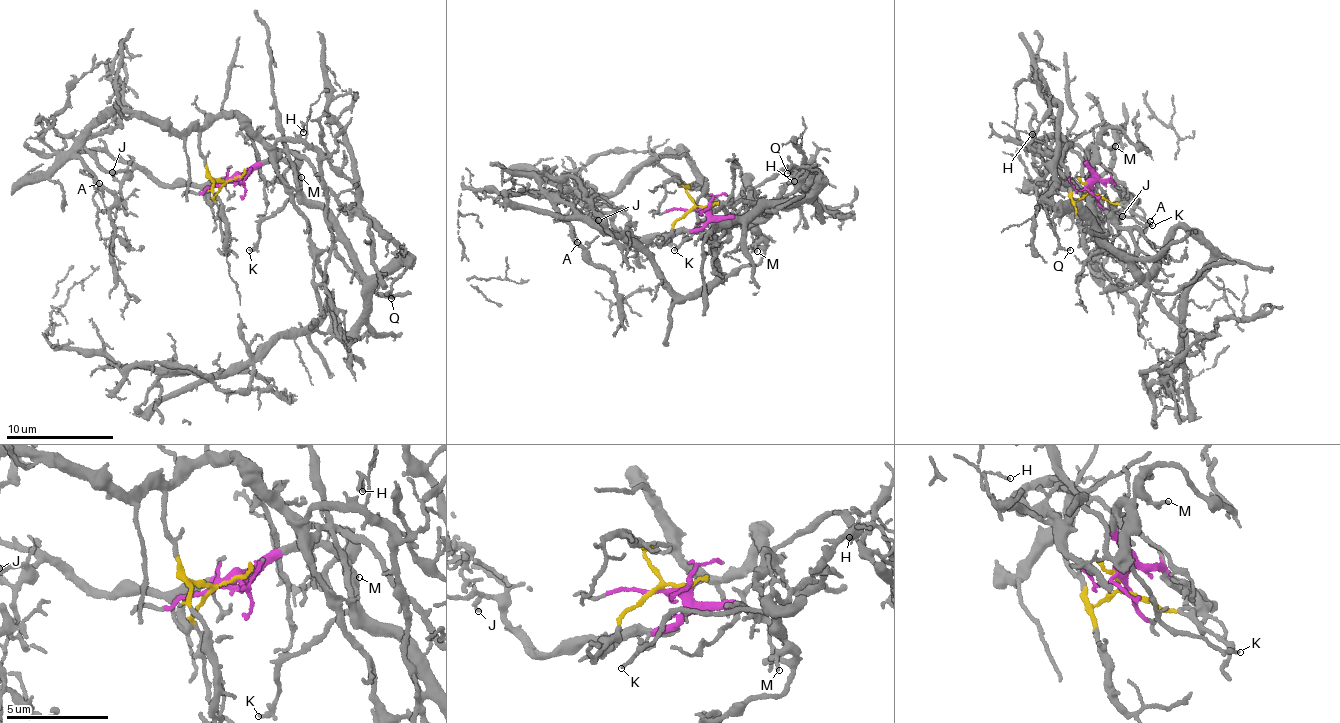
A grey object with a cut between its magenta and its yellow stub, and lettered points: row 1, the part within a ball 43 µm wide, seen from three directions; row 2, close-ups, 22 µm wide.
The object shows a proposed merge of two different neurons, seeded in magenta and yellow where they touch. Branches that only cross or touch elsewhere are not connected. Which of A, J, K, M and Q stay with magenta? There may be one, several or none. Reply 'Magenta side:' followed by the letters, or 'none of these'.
Magenta side: J, K, M, Q

